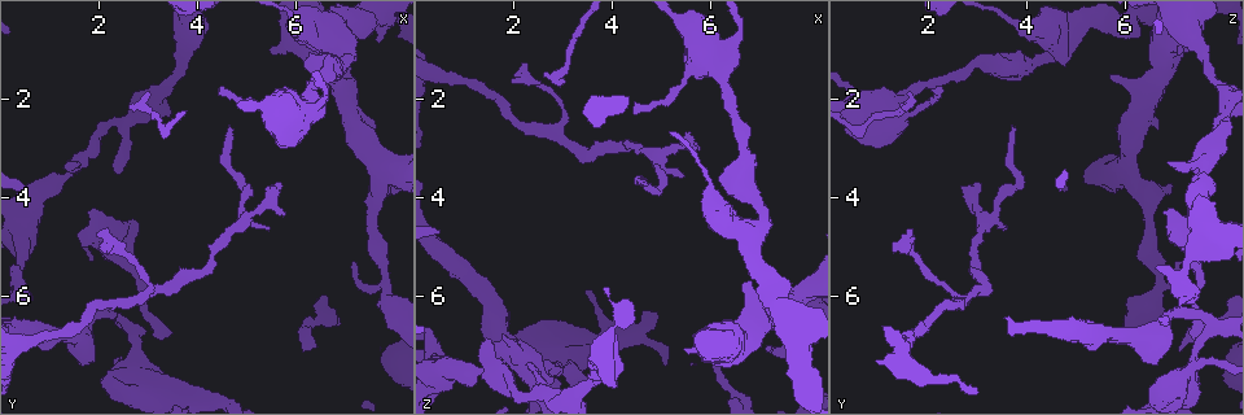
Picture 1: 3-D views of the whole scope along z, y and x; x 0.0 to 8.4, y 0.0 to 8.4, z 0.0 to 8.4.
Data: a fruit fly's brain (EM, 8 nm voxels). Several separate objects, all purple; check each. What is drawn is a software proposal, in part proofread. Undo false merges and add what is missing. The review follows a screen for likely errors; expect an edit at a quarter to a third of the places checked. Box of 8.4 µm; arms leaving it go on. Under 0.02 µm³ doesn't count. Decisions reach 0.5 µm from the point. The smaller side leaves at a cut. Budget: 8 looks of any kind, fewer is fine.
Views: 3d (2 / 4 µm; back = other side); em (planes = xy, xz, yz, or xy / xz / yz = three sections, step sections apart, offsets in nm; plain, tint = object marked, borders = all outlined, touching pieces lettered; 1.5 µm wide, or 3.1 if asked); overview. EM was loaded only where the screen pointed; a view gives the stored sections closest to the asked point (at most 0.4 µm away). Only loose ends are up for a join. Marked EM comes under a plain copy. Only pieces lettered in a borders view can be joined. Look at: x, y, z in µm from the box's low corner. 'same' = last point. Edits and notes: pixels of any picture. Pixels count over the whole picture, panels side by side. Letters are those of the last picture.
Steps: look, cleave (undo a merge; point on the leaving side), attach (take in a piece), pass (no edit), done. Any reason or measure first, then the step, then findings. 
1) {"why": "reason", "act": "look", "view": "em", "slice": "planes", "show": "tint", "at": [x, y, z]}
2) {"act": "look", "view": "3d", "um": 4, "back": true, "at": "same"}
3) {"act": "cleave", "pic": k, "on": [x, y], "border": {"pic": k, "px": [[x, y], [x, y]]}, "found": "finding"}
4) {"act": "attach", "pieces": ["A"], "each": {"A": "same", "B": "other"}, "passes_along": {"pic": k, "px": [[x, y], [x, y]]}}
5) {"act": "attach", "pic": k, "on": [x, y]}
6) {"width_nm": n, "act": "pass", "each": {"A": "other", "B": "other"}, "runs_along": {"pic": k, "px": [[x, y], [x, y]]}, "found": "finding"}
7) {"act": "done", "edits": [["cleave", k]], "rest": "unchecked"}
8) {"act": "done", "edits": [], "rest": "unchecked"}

{"why": "an open end", "act": "look", "view": "em", "slice": "planes", "show": "borders", "at": [6.30, 7.10, 7.15]}

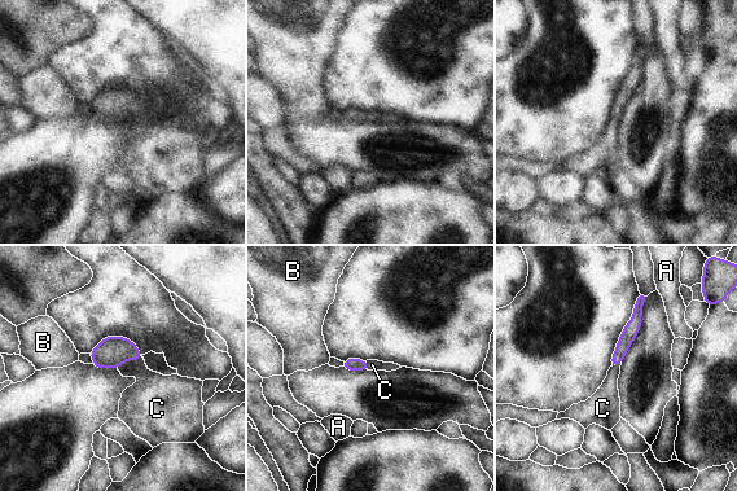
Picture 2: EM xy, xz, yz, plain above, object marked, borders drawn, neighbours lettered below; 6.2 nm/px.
{"act": "attach", "pieces": ["C"], "each": {"A": "other", "B": "other", "C": "same"}, "passes_along": {"pic": 2, "px": [[113, 351], [130, 359], [152, 393]]}, "found": "it goes on there"}

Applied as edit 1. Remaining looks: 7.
{"act": "look", "view": "overview"}

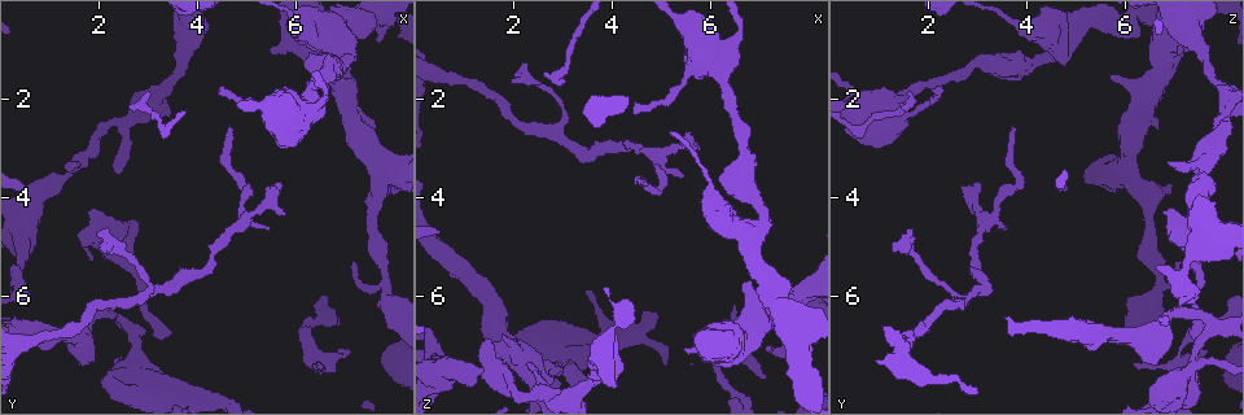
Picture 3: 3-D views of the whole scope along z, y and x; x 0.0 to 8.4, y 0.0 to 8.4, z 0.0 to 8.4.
{"why": "an open end", "act": "look", "view": "3d", "um": 4, "at": [5.45, 4.65, 3.50]}

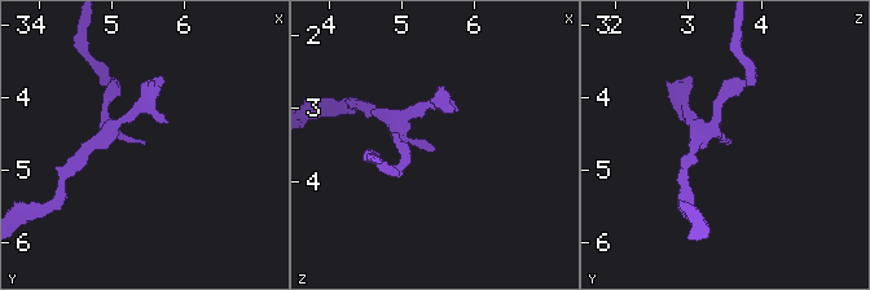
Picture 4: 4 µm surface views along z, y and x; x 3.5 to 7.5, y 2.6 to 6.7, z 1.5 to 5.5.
{"why": "need the tissue", "act": "look", "view": "em", "slice": "planes", "show": "borders", "at": [5.45, 4.70, 3.50]}

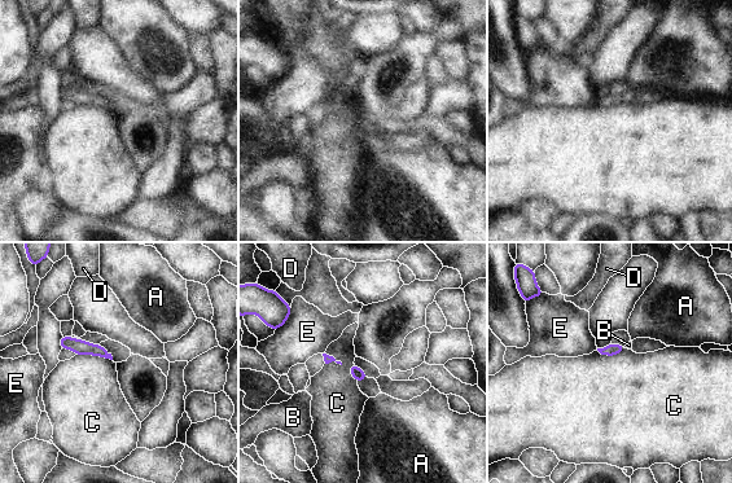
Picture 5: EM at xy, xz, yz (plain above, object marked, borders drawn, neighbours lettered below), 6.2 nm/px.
{"act": "pass", "each": {"A": "other", "B": "other", "C": "other", "D": "other", "E": "other"}, "found": "none of them fits"}

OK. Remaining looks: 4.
{"why": "four-way junction", "act": "look", "view": "em", "slice": "planes", "show": "tint", "at": [2.75, 6.65, 7.70]}

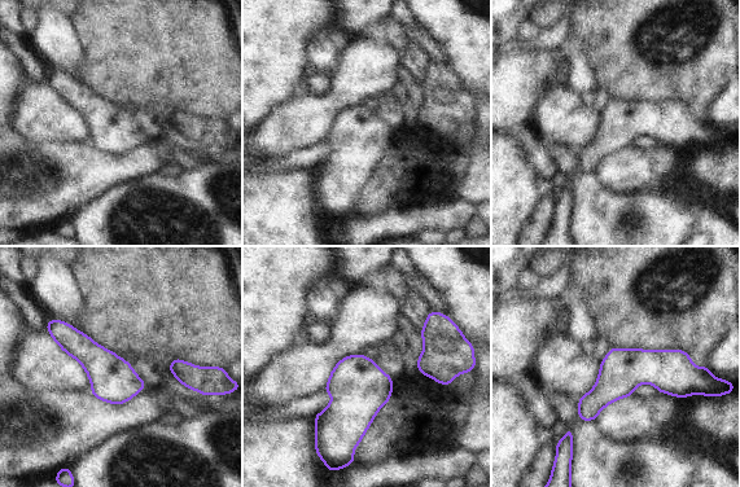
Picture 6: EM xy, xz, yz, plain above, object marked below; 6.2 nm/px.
{"why": "see the neighbours", "act": "look", "view": "em", "slice": "planes", "show": "borders", "at": "same"}

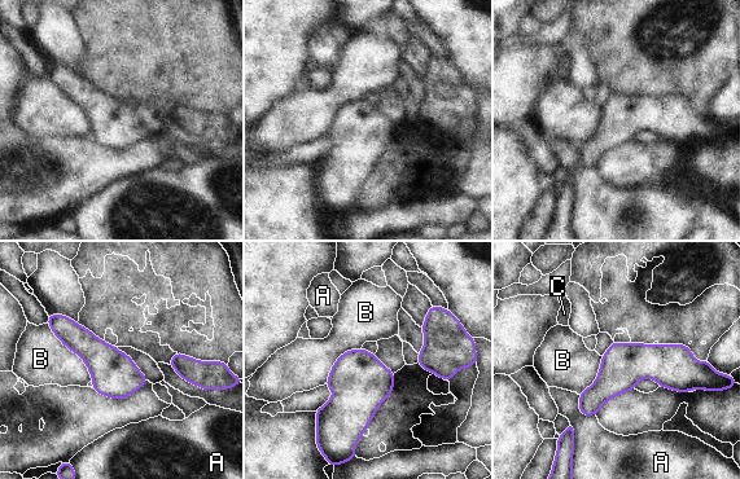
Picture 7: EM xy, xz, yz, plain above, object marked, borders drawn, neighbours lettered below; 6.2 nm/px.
{"act": "pass", "each": {"A": "other", "B": "other", "C": "other"}, "runs_along": {"pic": 7, "px": [[693, 372], [625, 369], [583, 411]]}, "found": "continuous, no second neuron"}

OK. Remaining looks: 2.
{"act": "done", "edits": [["attach", 2]], "rest": "unchecked"}

